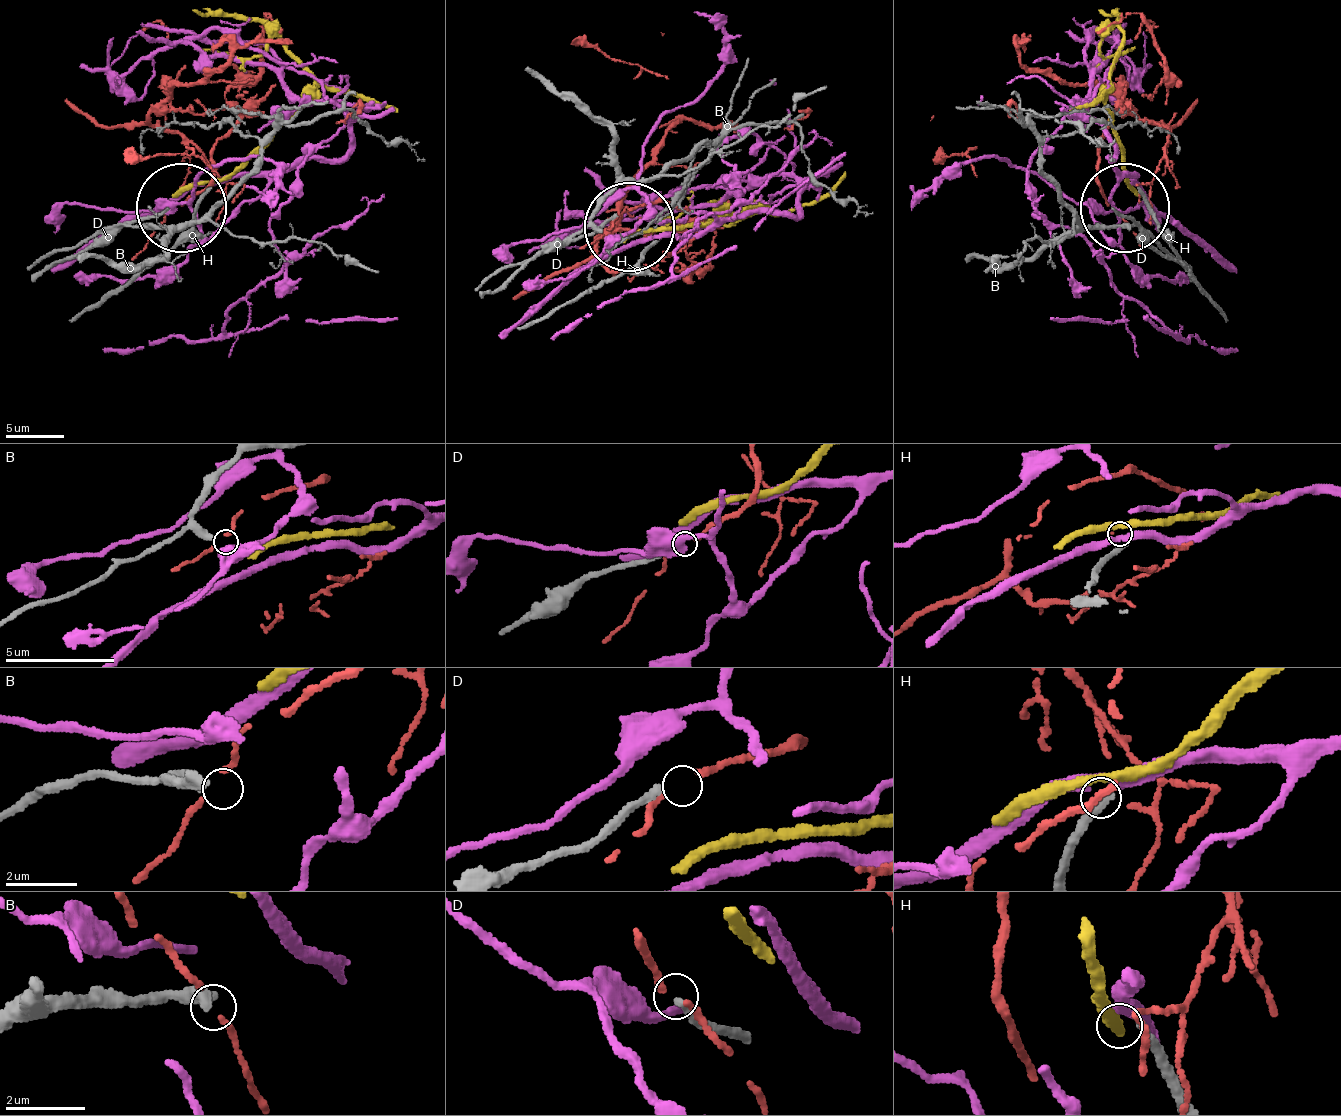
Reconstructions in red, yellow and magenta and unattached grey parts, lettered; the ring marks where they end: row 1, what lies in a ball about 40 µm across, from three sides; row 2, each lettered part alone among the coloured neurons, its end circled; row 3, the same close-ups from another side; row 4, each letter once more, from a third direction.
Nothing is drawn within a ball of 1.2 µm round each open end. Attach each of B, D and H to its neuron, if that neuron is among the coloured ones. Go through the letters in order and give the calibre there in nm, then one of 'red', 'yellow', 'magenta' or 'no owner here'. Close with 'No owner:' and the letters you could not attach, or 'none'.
B: 360 nm | no owner here
D: 200 nm | no owner here
H: 240 nm | no owner here
No owner: B, D, H

